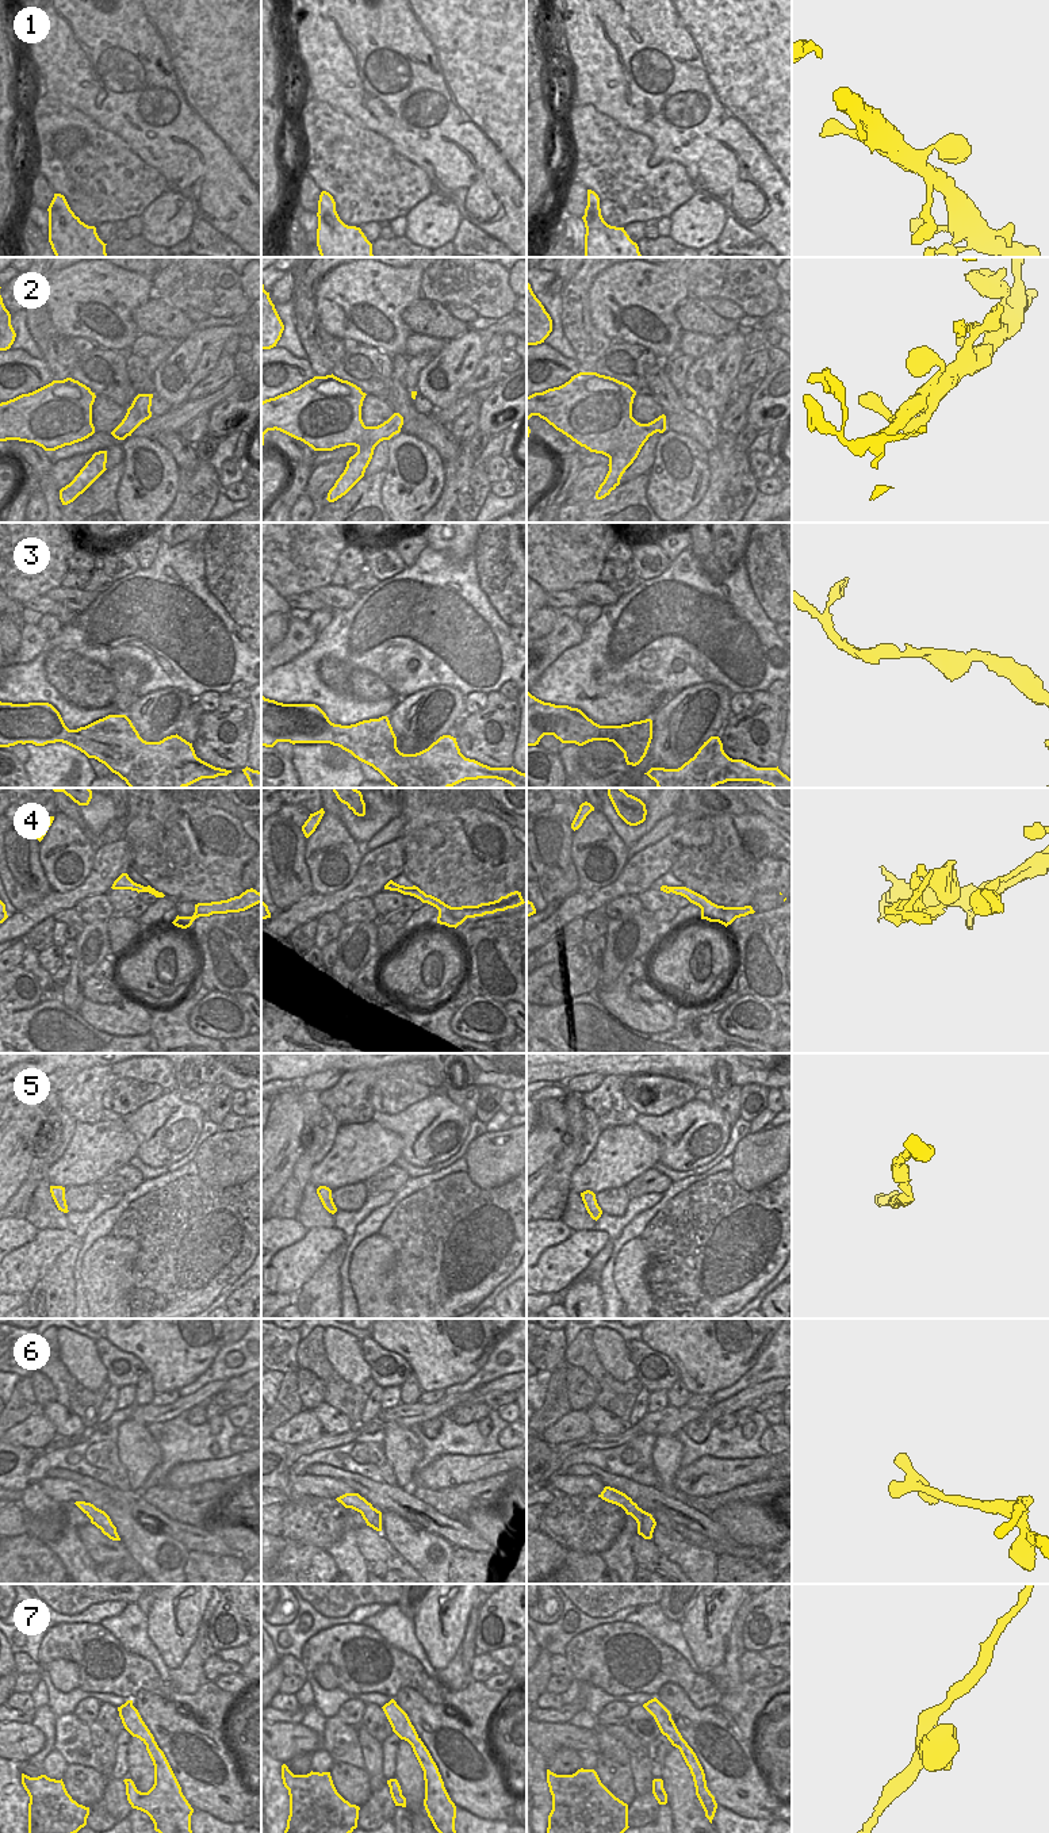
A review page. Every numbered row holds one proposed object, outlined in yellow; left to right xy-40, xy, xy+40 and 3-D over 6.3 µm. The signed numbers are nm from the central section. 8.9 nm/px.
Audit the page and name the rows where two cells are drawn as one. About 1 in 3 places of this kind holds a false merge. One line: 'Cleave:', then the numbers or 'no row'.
Cleave: 4, 7

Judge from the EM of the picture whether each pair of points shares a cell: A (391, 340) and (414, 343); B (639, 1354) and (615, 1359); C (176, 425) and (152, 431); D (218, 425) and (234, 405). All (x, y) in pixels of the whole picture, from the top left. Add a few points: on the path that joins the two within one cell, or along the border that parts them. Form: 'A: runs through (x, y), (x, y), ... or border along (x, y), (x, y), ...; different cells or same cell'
A: border along (410, 333), (404, 354); different cells
B: border along (626, 1343), (636, 1377); different cells
C: runs through (171, 425), (157, 425); same cell
D: runs through (222, 420), (232, 410); same cell

